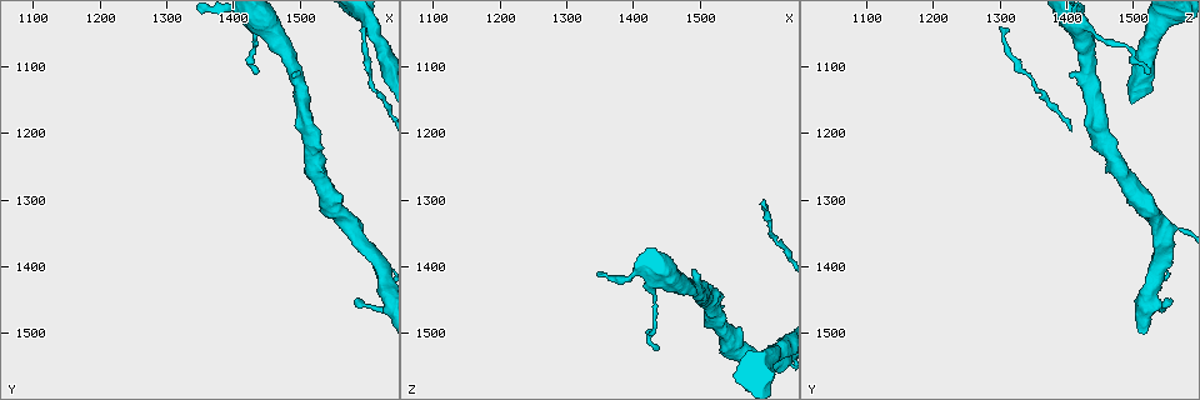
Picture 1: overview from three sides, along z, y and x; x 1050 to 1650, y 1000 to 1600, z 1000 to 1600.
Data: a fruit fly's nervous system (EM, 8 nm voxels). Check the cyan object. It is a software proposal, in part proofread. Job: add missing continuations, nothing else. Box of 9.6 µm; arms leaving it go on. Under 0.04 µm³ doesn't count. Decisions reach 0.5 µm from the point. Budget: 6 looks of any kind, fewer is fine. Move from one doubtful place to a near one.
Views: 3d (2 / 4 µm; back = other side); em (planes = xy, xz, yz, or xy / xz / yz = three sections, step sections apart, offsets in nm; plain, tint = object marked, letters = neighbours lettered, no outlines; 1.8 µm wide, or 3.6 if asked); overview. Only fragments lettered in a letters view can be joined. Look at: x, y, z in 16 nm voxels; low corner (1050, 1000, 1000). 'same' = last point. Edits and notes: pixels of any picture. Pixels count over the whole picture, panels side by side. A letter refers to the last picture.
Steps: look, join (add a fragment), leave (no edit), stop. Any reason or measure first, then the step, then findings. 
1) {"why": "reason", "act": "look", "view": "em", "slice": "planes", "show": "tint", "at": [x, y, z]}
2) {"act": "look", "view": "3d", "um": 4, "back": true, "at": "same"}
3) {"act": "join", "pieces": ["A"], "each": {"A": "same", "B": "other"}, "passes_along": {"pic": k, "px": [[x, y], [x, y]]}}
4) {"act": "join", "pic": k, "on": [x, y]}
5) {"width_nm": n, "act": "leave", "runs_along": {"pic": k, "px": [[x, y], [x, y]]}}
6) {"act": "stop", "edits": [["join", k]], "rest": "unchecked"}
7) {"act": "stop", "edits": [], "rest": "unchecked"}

{"why": "thin end", "act": "look", "view": "3d", "um": 2, "back": true, "at": [1440, 1105, 1525]}

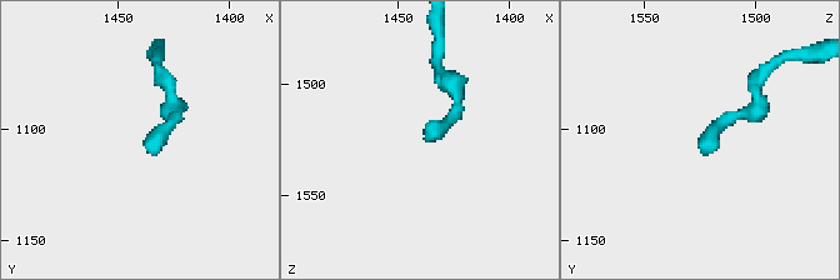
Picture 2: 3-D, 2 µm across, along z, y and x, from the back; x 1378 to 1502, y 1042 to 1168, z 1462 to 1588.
{"act": "look", "view": "em", "slice": "planes", "show": "letters", "at": [1439, 1107, 1524]}

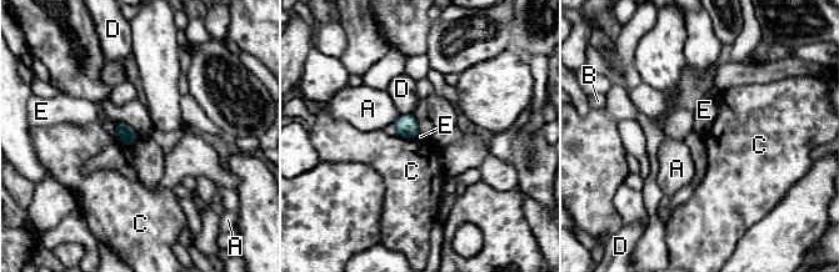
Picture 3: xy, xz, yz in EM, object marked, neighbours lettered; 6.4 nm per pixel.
{"act": "leave", "each": {"A": "other", "B": "other", "C": "other", "D": "other", "E": "other"}, "found": "none of them fits"}

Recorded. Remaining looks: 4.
{"why": "sudden change in width", "act": "look", "view": "em", "slice": "yz", "step": 8, "show": "tint", "at": [1580, 1345, 1540]}

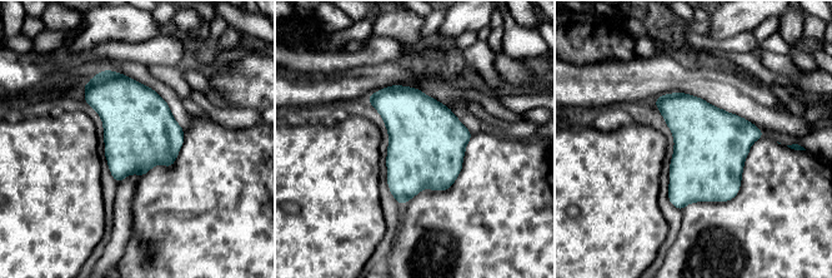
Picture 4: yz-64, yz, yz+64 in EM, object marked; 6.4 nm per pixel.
{"act": "look", "view": "em", "slice": "yz", "step": 8, "show": "letters", "at": "same"}

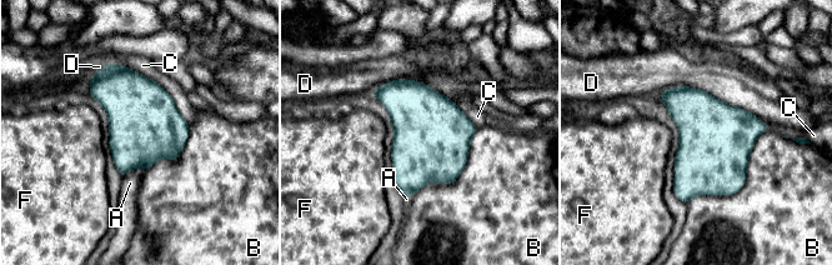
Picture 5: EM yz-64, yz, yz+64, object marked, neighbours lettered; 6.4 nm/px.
{"longest_contact_nm": ["B", 700], "act": "leave", "each": {"A": "other", "B": "other", "C": "other", "D": "other", "F": "other"}, "border": {"pic": 5, "px": [[145, 169], [133, 168], [121, 176]]}, "found": "none of them fits"}

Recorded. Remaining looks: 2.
{"why": "an open end", "act": "look", "view": "em", "slice": "xz", "step": 4, "show": "letters", "at": [1585, 1455, 1550]}

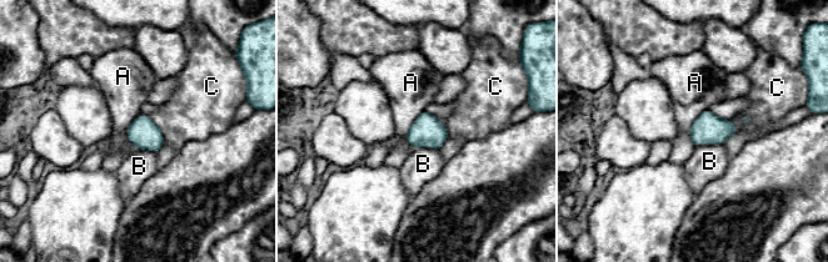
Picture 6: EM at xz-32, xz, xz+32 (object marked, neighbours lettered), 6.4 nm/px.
{"act": "look", "view": "em", "slice": "planes", "show": "letters", "at": "same"}

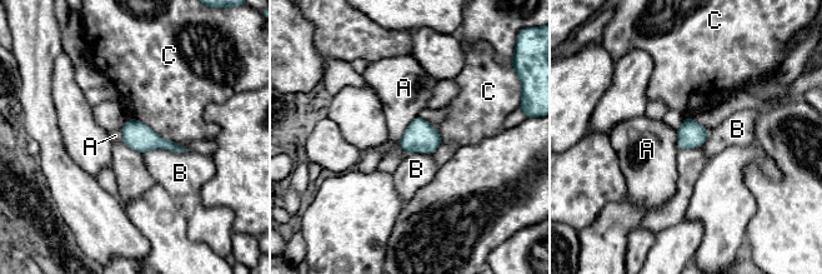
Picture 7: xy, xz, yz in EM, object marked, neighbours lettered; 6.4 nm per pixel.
{"act": "leave", "each": {"A": "other", "B": "other", "C": "other"}, "border": {"pic": 7, "px": [[417, 115], [397, 140]]}, "found": "no lettered fragment goes on from it"}

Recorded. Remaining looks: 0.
{"act": "stop", "edits": [], "rest": "unchecked"}

